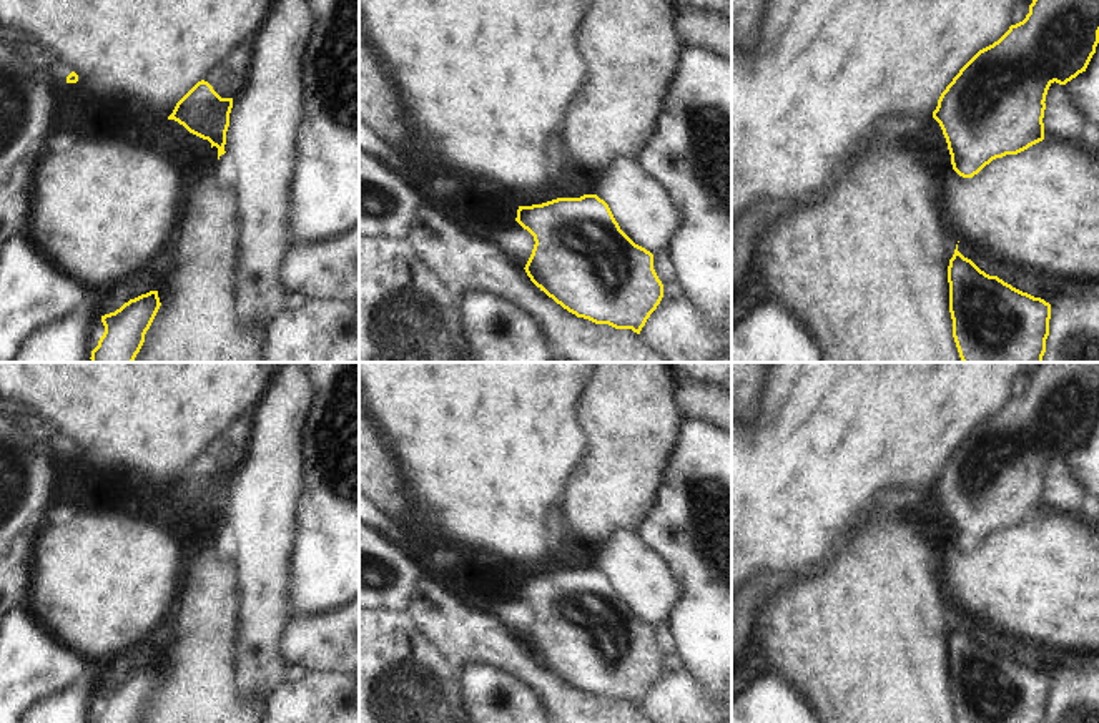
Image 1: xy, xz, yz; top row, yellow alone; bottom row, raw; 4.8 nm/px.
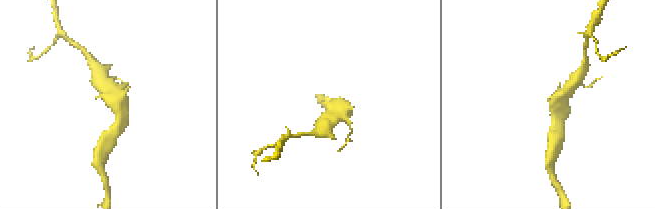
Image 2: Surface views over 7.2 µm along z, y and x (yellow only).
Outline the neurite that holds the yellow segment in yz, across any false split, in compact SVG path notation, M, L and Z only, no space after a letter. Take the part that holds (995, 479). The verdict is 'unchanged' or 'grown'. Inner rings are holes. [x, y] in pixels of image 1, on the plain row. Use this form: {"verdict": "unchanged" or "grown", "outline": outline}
{"verdict": "grown", "outline": "M1041 362L1032 376L1029 377L1029 386L1026 391L1016 397L1011 397L1009 402L993 417L979 422L953 450L953 454L946 459L938 472L938 479L933 484L931 490L918 492L918 500L906 509L901 515L904 520L911 522L916 529L923 532L928 543L938 550L943 550L953 540L963 550L973 550L978 547L986 537L989 537L996 530L1003 530L1006 527L1018 527L1029 519L1044 512L1044 482L1046 482L1046 467L1049 459L1056 454L1059 457L1066 457L1079 445L1086 444L1092 427L1096 425L1096 419L1099 416L1099 362Z"}

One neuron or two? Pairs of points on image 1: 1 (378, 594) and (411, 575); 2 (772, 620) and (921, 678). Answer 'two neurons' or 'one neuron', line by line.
1: one neuron
2: one neuron

